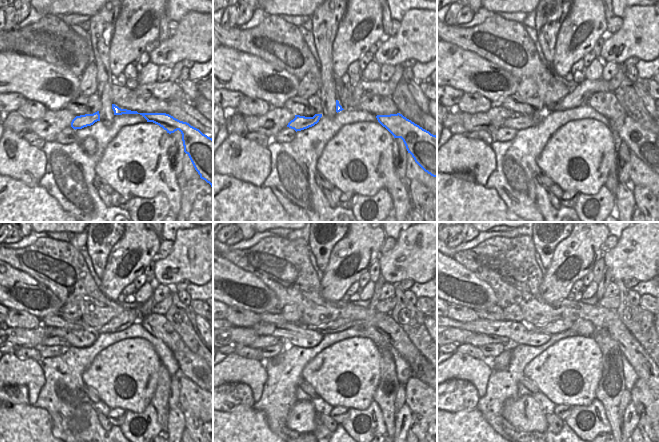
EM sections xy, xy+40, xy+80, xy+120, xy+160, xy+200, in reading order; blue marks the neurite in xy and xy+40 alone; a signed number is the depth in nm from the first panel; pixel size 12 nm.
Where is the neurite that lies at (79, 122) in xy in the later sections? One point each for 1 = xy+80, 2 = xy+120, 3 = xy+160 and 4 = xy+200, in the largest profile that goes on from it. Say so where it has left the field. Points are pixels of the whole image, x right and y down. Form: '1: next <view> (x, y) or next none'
1: next xy+80 (519, 122)
2: next xy+120 (49, 341)
3: next xy+160 (263, 340)
4: next xy+200 (477, 339)

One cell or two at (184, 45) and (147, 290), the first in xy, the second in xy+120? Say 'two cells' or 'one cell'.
two cells

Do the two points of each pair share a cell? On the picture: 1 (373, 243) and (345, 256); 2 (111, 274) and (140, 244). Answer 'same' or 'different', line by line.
1: same
2: same

